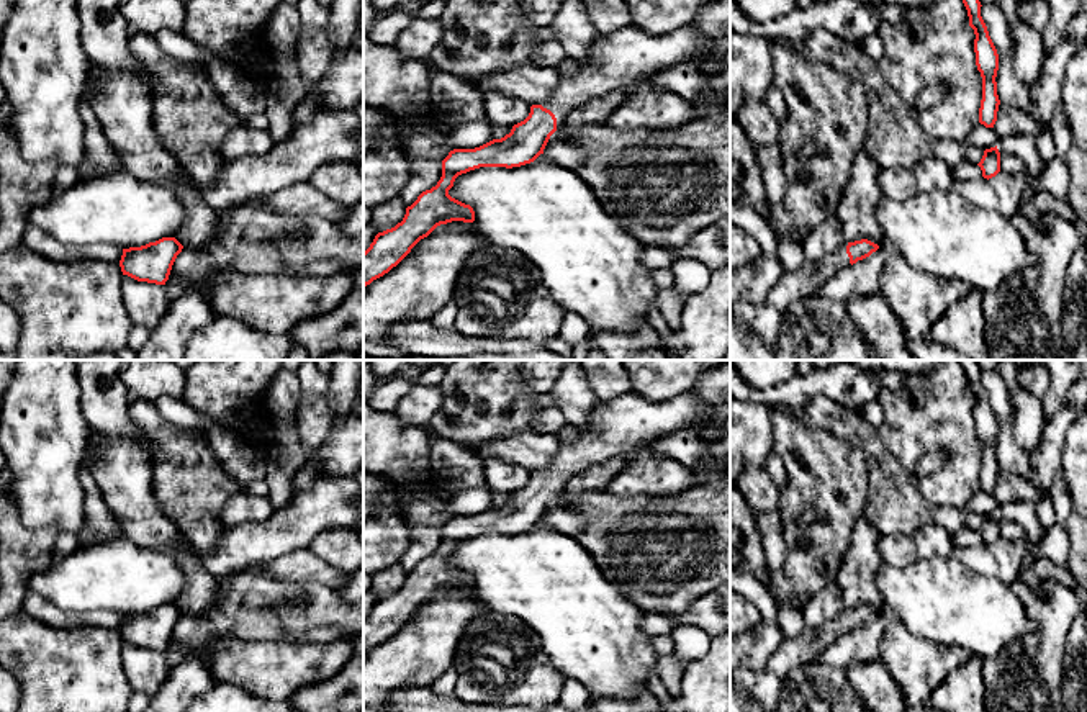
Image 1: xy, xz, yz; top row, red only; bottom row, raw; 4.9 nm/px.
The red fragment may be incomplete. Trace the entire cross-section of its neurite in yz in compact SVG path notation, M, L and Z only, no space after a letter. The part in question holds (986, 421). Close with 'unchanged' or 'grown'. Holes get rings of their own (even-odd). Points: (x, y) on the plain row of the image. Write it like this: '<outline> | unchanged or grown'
M958 360L967 376L969 393L974 396L974 419L976 432L982 444L982 466L979 475L979 489L986 494L994 494L999 478L999 462L997 462L997 437L999 437L999 421L989 403L987 393L981 383L981 368L977 360Z | unchanged

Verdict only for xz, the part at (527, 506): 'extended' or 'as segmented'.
extended

